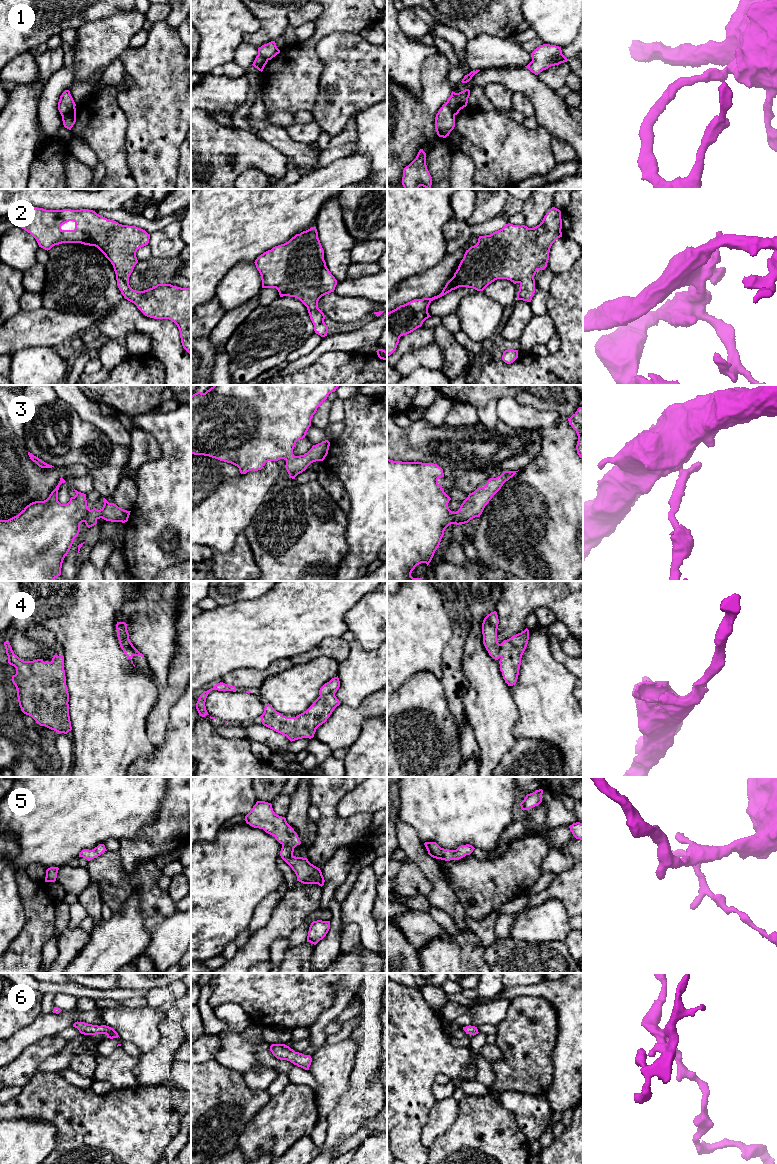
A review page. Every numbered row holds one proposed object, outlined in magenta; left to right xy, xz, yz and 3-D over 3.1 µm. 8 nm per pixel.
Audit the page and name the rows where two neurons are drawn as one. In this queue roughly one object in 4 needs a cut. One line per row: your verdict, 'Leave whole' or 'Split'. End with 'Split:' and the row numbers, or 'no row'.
1: Split
2: Leave whole
3: Leave whole
4: Leave whole
5: Leave whole
6: Leave whole
Split: 1

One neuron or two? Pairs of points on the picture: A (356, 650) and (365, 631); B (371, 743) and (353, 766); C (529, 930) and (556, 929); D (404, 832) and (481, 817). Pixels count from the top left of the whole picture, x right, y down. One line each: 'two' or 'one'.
A: two
B: one
C: one
D: two

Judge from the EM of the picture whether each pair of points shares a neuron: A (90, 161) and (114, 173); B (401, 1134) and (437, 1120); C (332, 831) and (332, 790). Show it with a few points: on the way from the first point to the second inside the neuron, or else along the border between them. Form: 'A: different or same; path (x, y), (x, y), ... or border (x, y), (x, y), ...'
A: different; border (84, 141), (99, 160)
B: different; border (435, 1102), (422, 1133), (422, 1142), (427, 1147)
C: same; path (330, 821), (330, 800)

